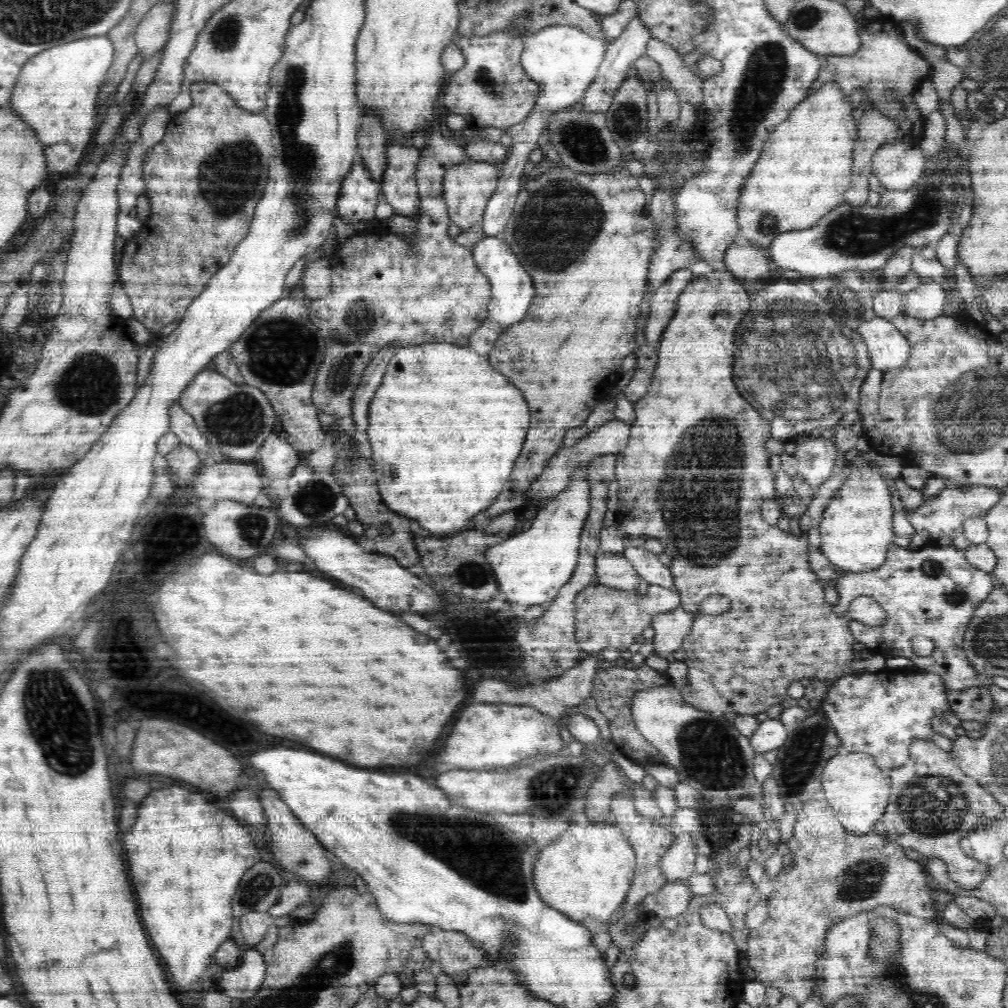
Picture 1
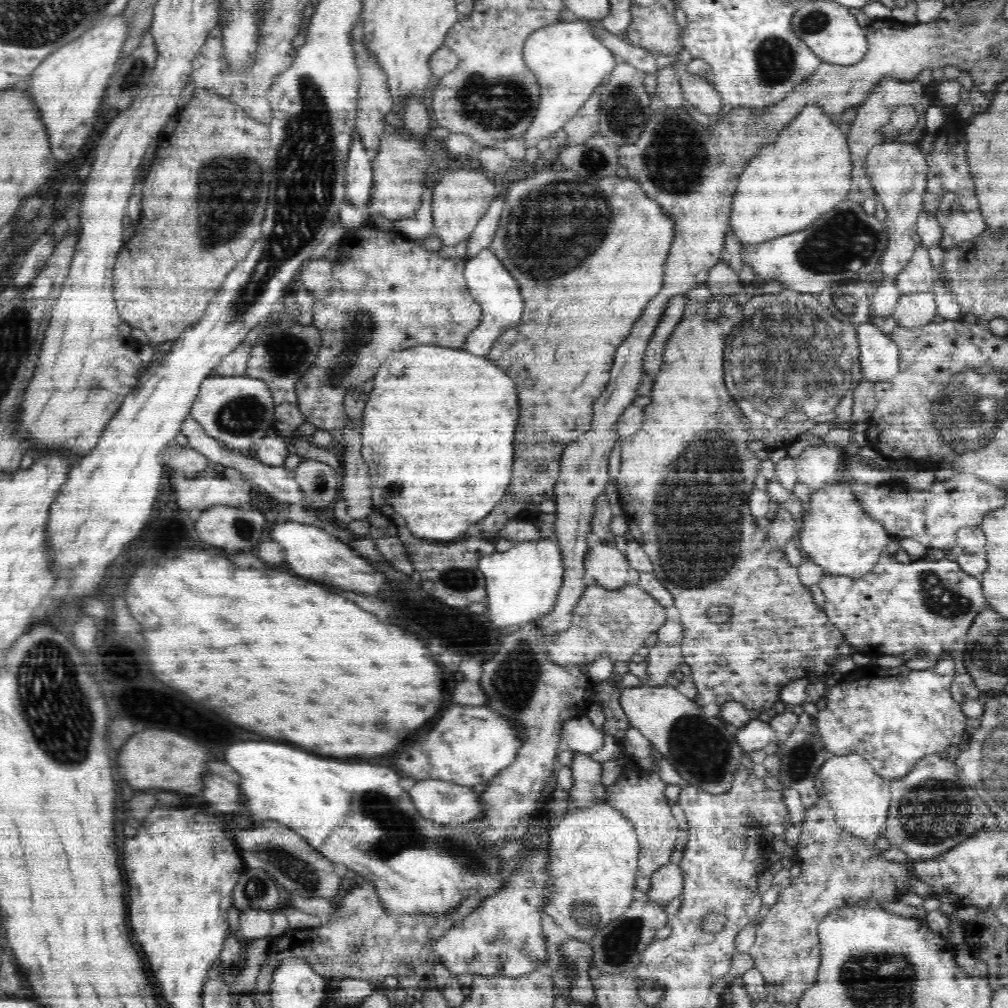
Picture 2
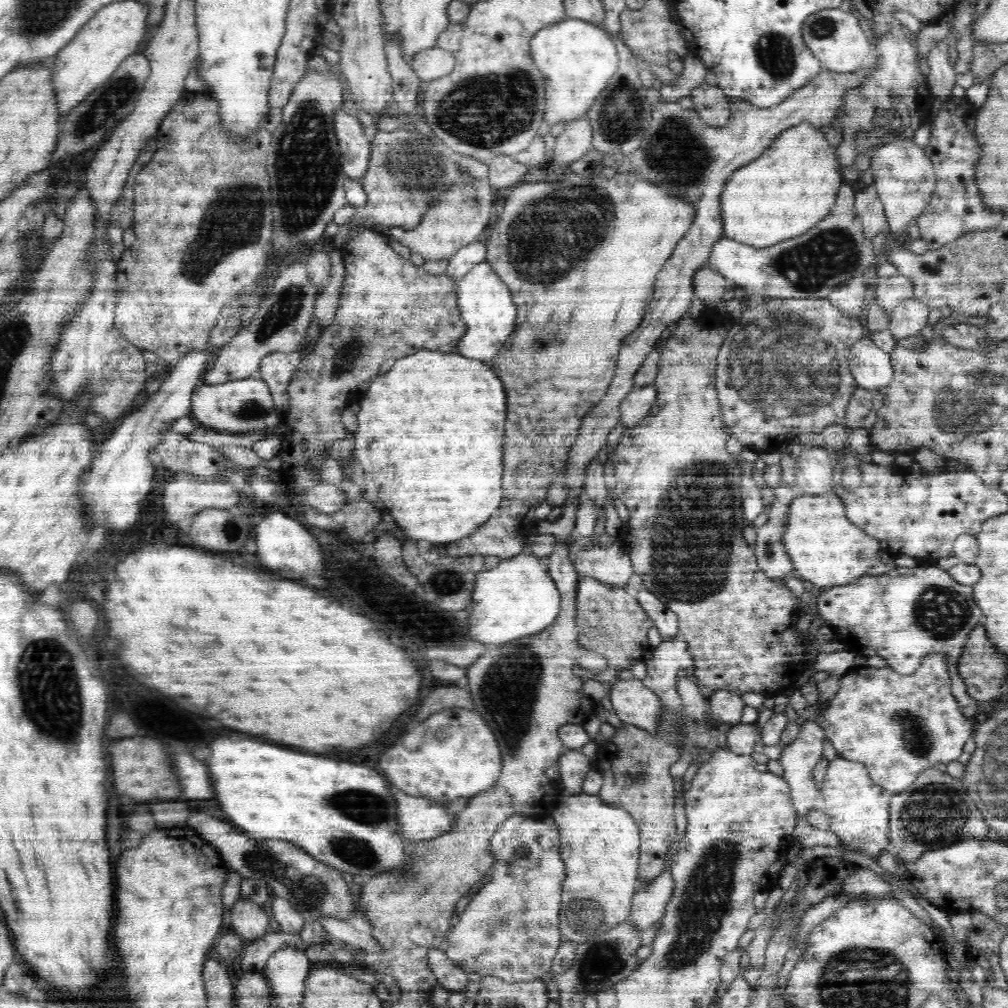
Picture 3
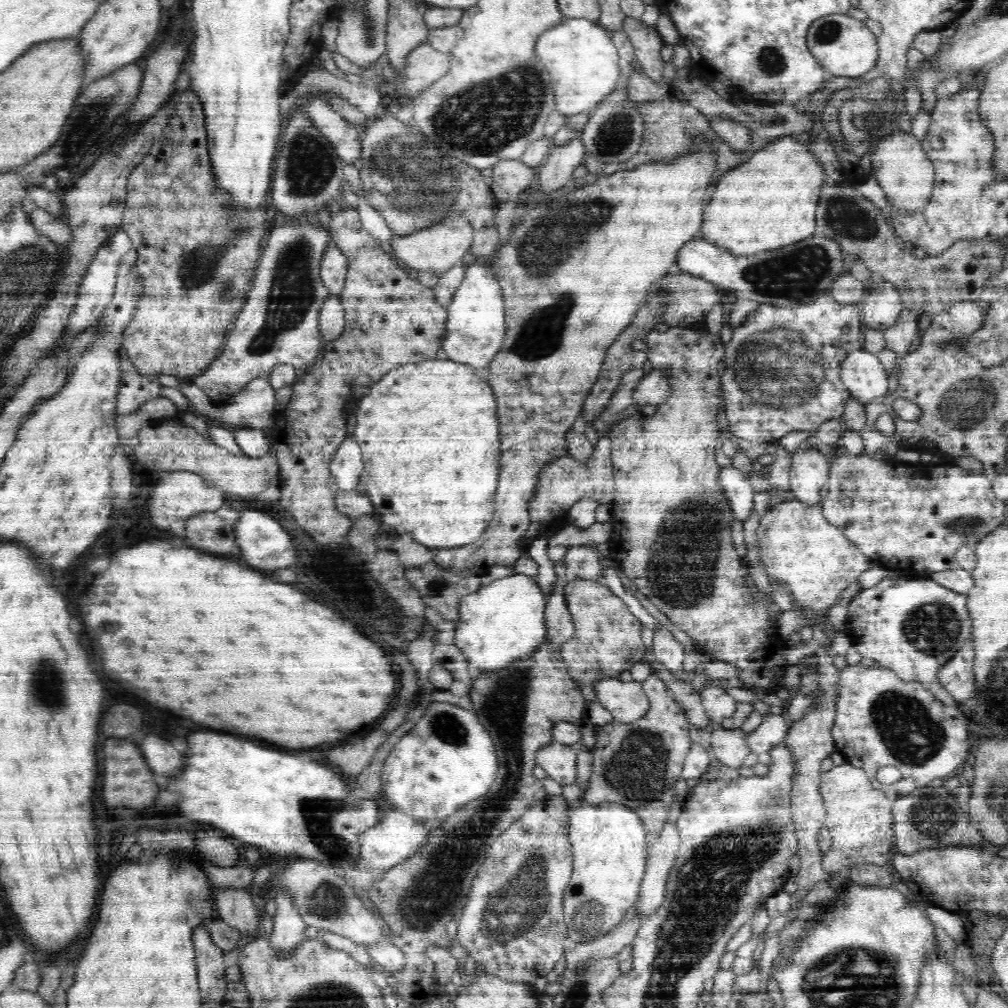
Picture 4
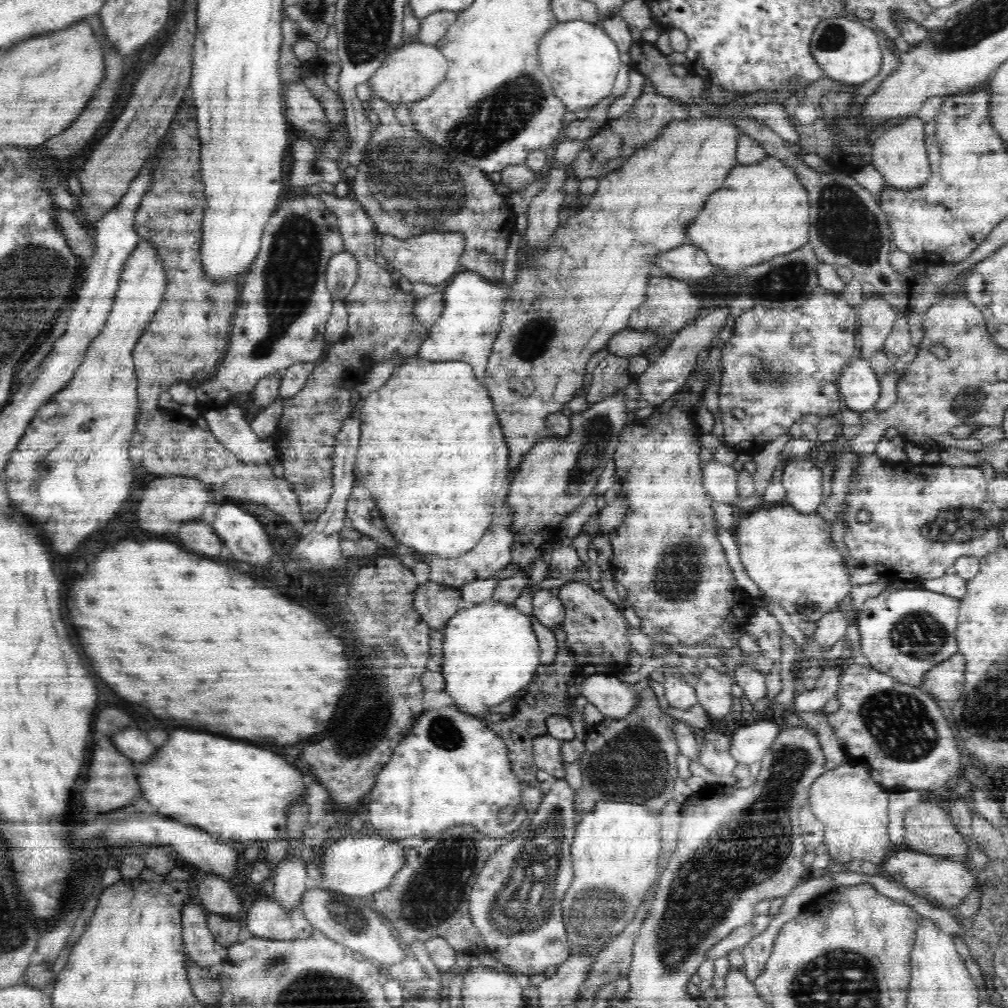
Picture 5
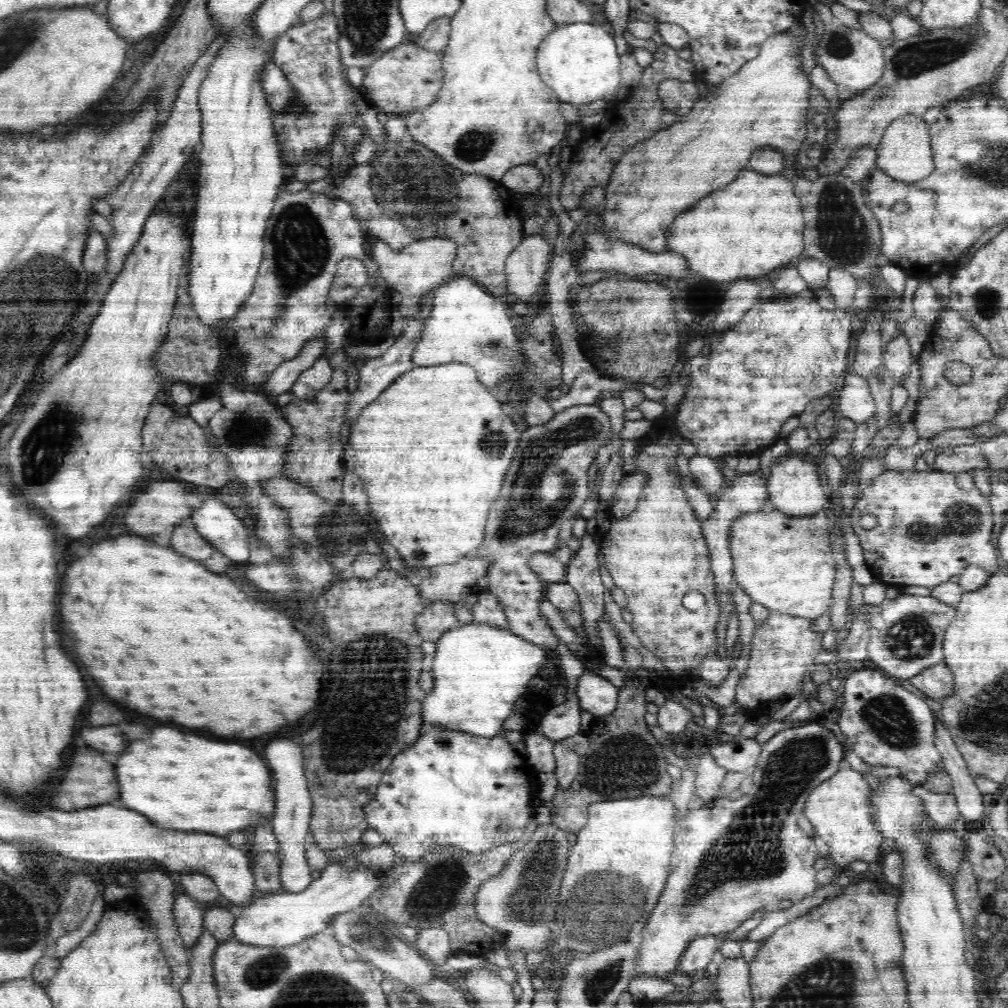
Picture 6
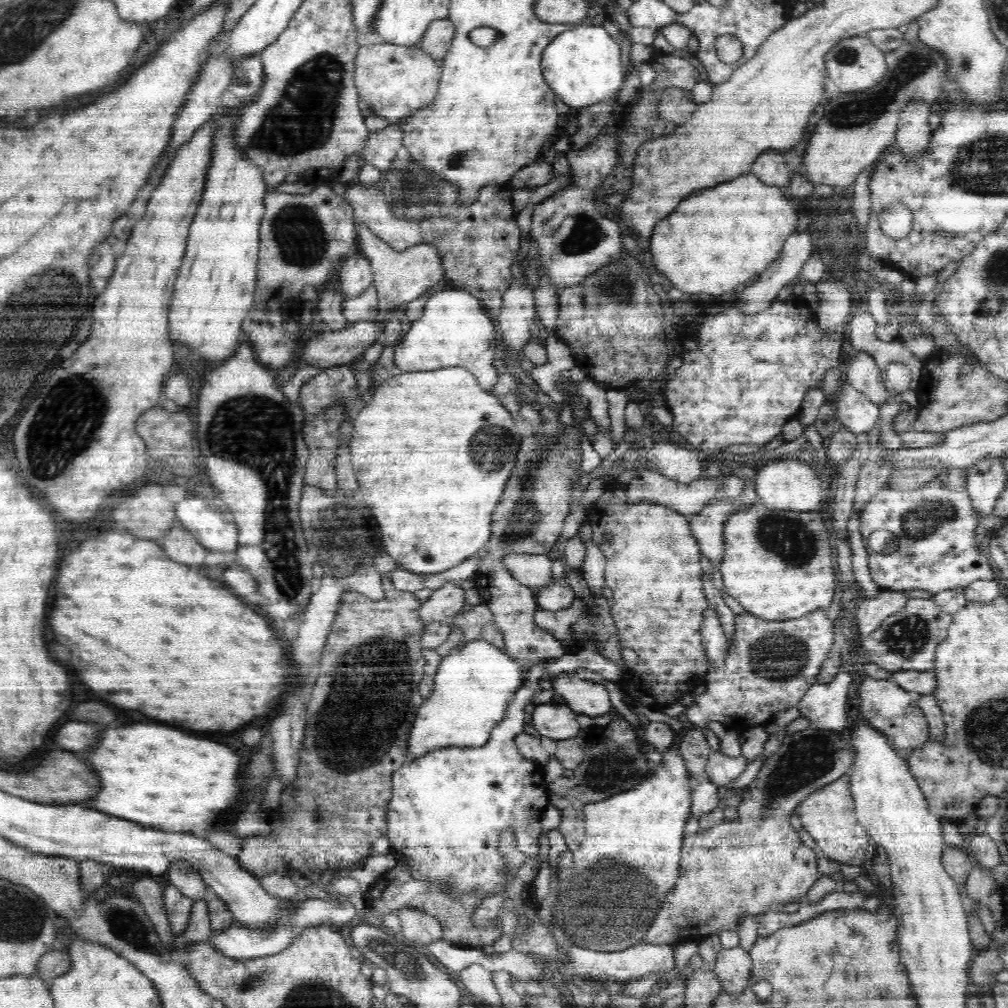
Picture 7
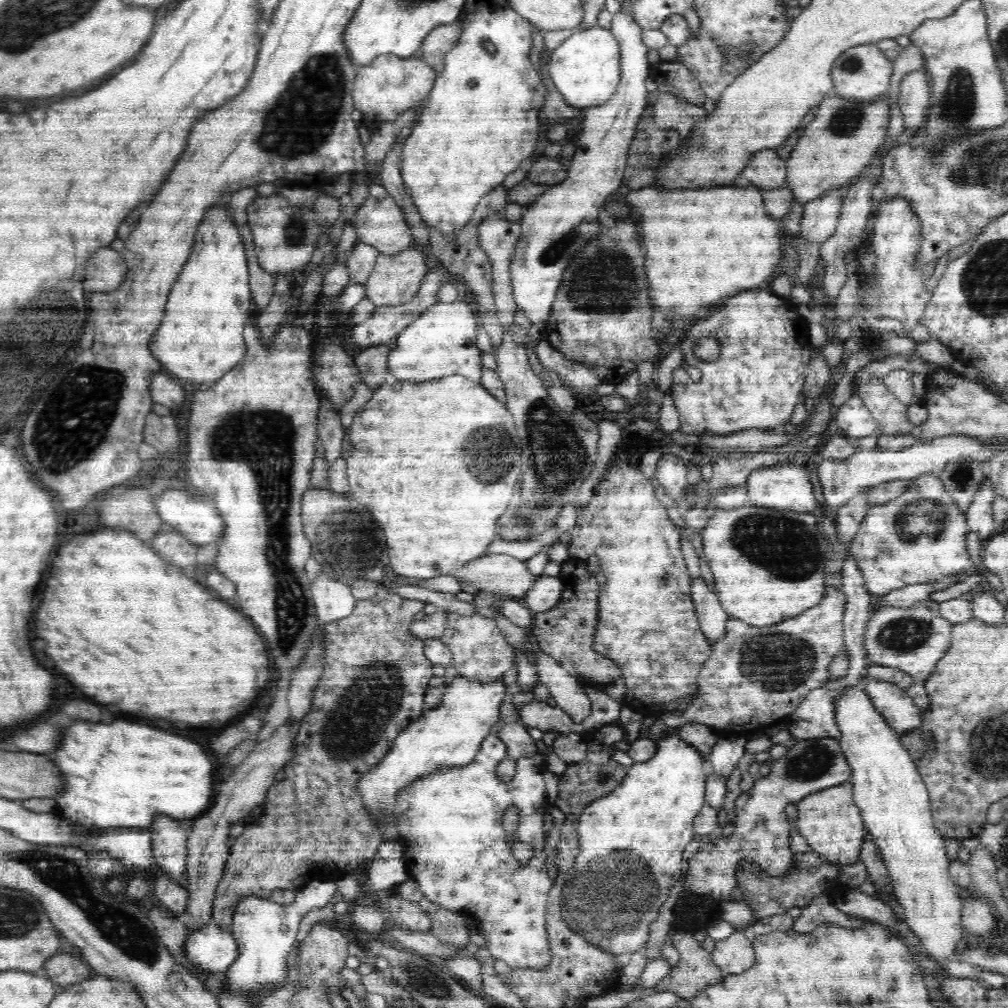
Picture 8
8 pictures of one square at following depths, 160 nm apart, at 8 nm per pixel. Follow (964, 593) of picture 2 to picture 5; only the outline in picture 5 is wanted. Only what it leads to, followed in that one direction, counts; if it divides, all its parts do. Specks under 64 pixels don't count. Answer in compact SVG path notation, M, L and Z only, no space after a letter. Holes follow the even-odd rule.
M891 587L880 596L867 598L857 617L861 634L861 651L868 659L869 666L891 675L904 684L922 687L923 676L933 666L957 653L955 630L958 624L960 599L921 587L899 589Z

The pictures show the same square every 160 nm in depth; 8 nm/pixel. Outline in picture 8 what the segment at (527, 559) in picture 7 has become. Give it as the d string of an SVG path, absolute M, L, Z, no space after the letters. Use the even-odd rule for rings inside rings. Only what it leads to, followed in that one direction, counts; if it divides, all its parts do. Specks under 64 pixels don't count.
M486 554L476 560L467 562L462 568L453 572L454 578L464 585L472 585L475 590L492 593L492 594L508 594L510 597L517 599L523 597L534 584L538 576L534 576L528 572L525 561L516 559L506 554Z

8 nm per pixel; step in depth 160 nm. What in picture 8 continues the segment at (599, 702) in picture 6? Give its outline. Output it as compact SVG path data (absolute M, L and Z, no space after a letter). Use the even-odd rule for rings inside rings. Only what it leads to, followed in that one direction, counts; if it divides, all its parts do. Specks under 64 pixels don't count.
M538 650L534 656L539 682L550 691L556 706L580 724L590 714L590 699L584 693L585 685L571 674L555 659Z

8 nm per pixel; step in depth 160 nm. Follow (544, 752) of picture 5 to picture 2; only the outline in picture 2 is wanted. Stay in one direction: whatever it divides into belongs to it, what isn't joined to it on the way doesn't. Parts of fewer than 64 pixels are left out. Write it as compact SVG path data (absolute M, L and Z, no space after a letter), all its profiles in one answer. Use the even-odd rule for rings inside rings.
M575 754L569 765L574 784L570 790L570 802L578 808L588 808L606 803L606 790L602 784L602 765L590 755Z

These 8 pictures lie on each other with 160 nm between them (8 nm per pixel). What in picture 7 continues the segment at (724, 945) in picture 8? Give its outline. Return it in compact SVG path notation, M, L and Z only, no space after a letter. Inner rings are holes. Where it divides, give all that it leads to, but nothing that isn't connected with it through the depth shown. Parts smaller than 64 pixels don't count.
M744 947L722 949L716 957L714 973L730 996L742 996L751 978L752 957Z

